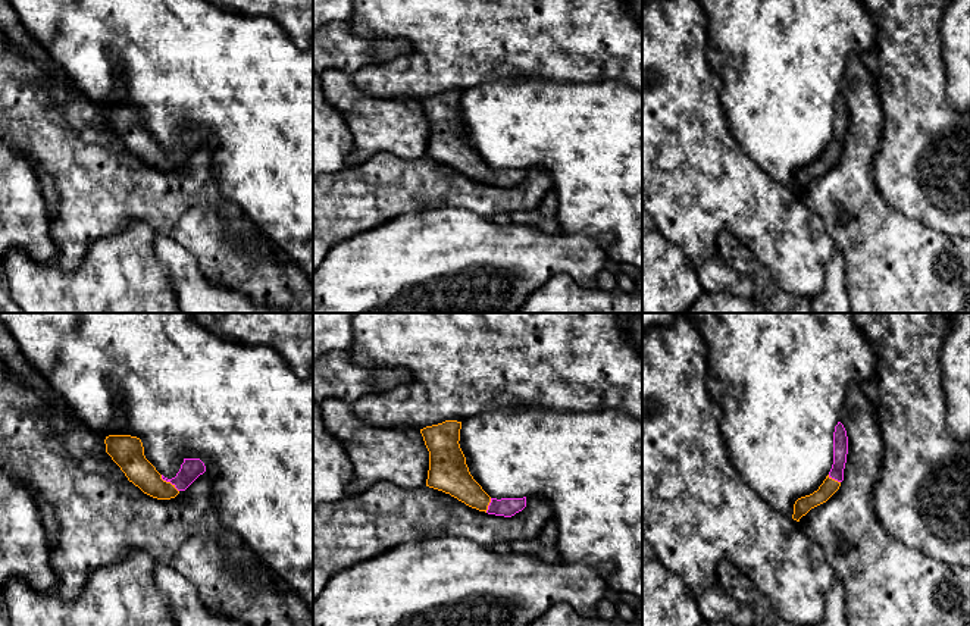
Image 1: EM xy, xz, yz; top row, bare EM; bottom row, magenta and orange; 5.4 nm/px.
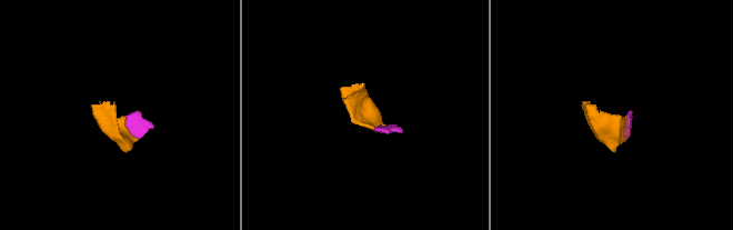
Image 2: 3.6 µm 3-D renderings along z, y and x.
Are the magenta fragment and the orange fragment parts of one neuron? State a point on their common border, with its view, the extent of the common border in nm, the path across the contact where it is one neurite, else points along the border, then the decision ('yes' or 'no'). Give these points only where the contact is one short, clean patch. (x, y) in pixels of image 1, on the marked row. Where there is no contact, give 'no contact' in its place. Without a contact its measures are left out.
meets magenta in xy at (169, 481); contact 140 nm long; runs through xy (190, 469), (178, 481), (169, 481), (153, 481), (131, 459); yes

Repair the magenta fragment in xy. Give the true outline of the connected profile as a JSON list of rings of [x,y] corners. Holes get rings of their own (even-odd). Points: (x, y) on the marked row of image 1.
[[[109,435],[104,444],[106,453],[121,467],[128,481],[144,494],[157,500],[175,498],[206,472],[206,466],[200,458],[184,458],[176,476],[168,479],[146,458],[140,438],[131,435]]]

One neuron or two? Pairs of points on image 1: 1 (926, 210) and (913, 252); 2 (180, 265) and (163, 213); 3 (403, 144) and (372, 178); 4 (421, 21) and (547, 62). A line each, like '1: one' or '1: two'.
1: two
2: two
3: two
4: one

